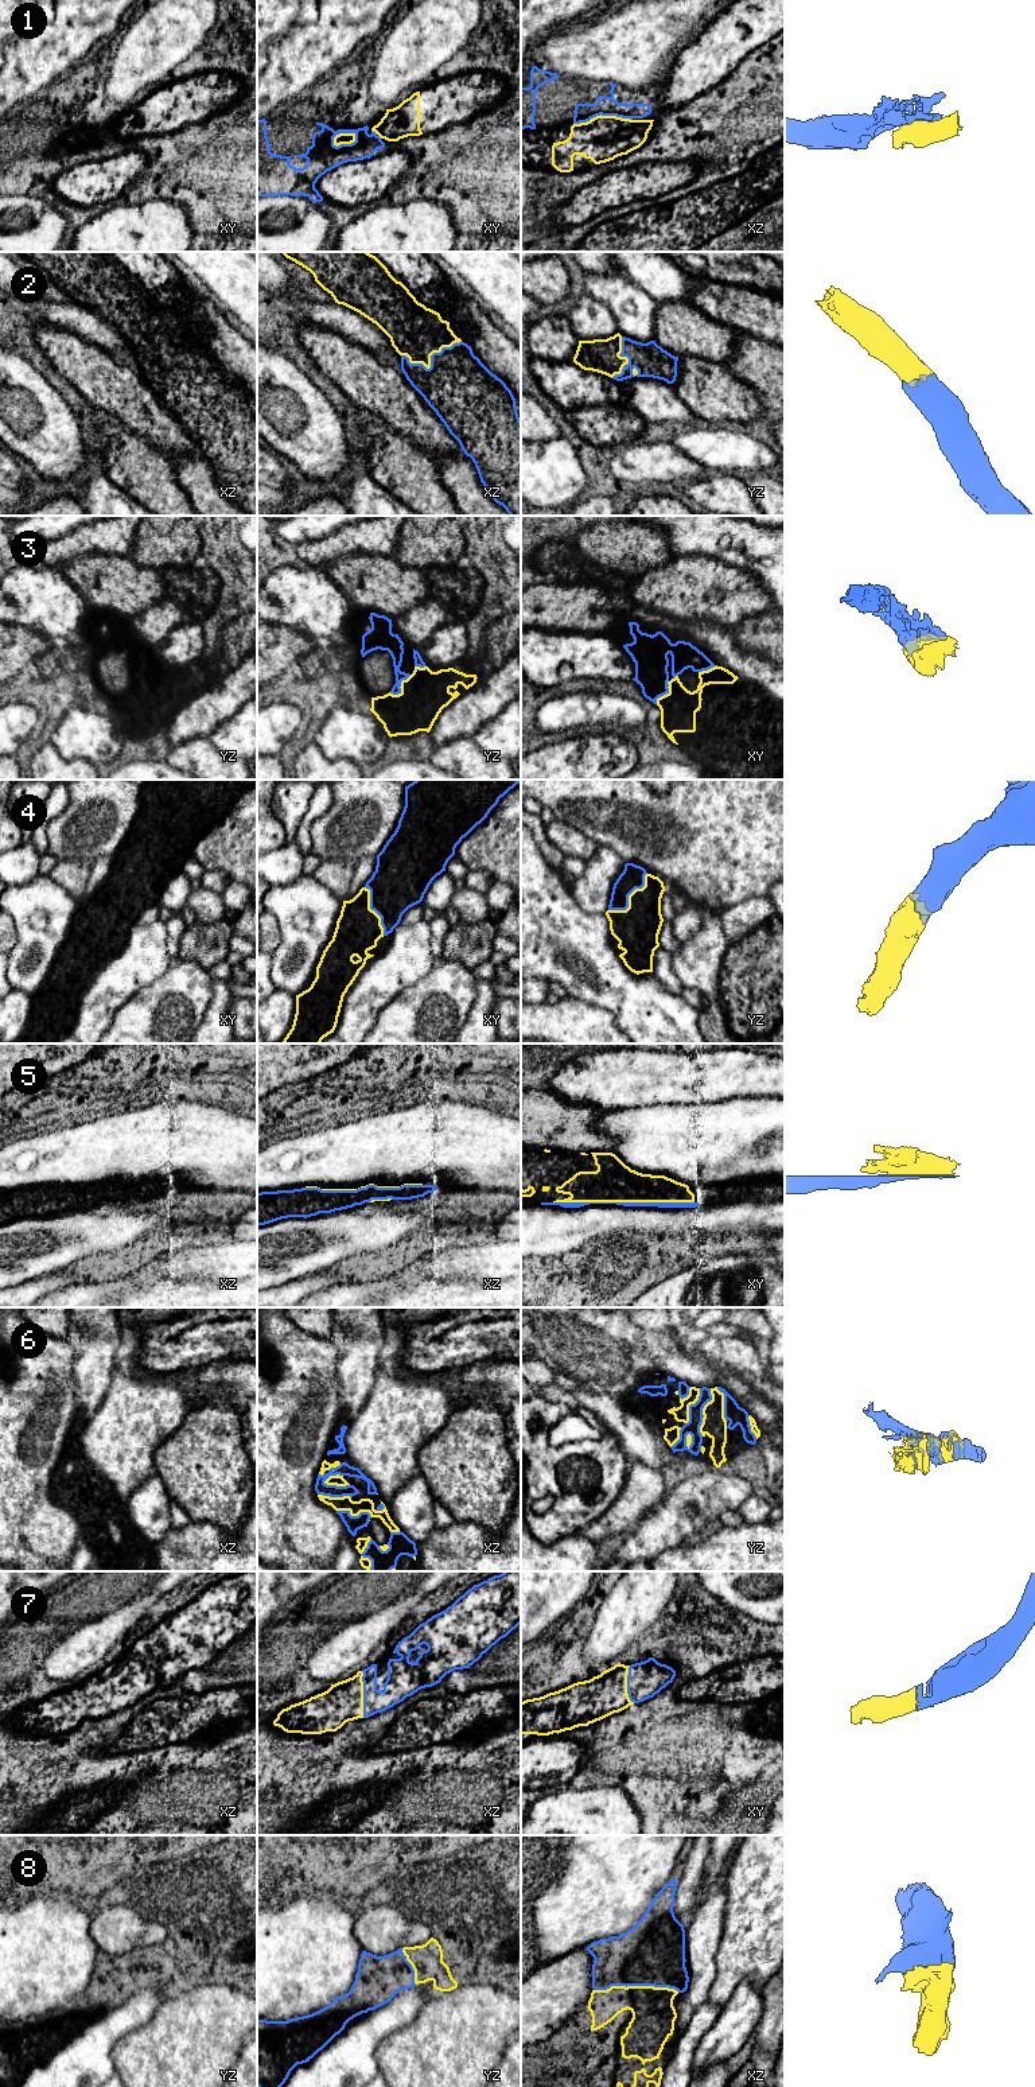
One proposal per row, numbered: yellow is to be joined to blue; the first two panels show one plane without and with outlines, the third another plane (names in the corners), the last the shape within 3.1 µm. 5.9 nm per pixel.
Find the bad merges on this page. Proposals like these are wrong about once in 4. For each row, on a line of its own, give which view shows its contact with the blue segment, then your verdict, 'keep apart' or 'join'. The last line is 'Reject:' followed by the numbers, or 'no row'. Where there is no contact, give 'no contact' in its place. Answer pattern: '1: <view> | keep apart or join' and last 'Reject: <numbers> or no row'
1: xz | join
2: xz | join
3: yz | join
4: yz | join
5: xy | join
6: yz | join
7: xz | join
8: xz | join
Reject: no row

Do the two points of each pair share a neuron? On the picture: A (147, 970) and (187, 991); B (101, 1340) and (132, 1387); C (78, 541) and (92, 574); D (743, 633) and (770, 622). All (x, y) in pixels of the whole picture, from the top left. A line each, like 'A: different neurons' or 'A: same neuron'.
A: different neurons
B: different neurons
C: different neurons
D: same neuron

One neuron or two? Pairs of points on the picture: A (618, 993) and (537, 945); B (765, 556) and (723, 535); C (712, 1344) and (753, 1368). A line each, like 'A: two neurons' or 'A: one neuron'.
A: one neuron
B: one neuron
C: one neuron

